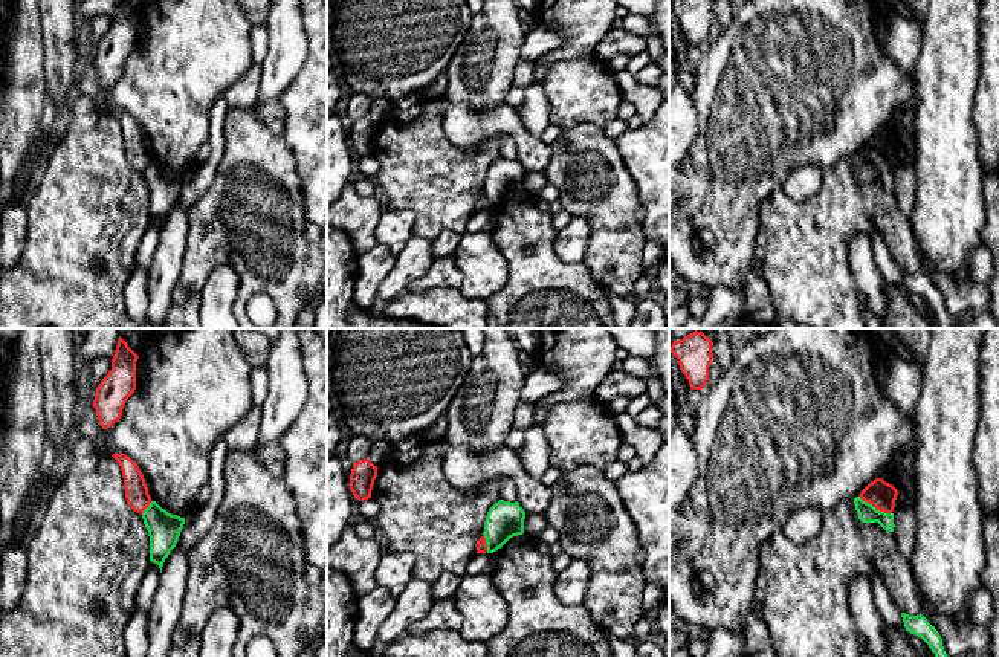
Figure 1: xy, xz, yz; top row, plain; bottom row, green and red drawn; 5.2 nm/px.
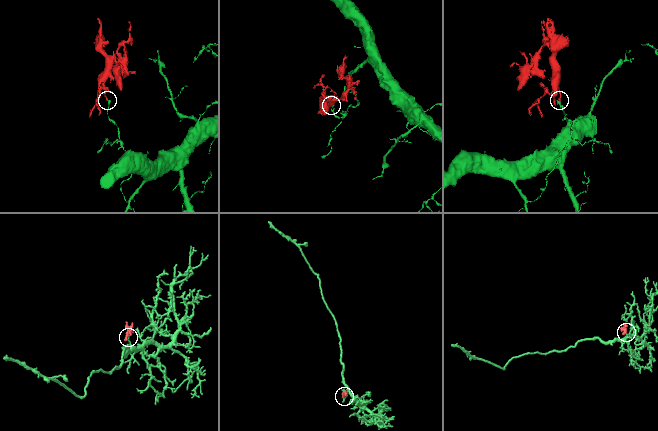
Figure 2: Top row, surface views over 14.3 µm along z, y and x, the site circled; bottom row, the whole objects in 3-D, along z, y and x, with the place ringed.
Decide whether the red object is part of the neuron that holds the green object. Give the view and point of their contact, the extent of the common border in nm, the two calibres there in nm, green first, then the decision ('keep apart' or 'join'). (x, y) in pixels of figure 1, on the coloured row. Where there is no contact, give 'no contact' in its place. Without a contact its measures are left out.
yz (874, 508) | 200 nm | 100/150 nm | keep apart

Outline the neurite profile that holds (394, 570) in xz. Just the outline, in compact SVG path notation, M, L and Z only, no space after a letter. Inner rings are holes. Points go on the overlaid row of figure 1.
M385 550L374 568L374 581L394 597L397 597L406 584L414 578L415 556L403 550Z

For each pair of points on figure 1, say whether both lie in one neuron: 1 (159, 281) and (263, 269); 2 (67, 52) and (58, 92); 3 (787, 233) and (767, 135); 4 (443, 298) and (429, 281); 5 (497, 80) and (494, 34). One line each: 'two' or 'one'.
1: two
2: one
3: two
4: two
5: one

